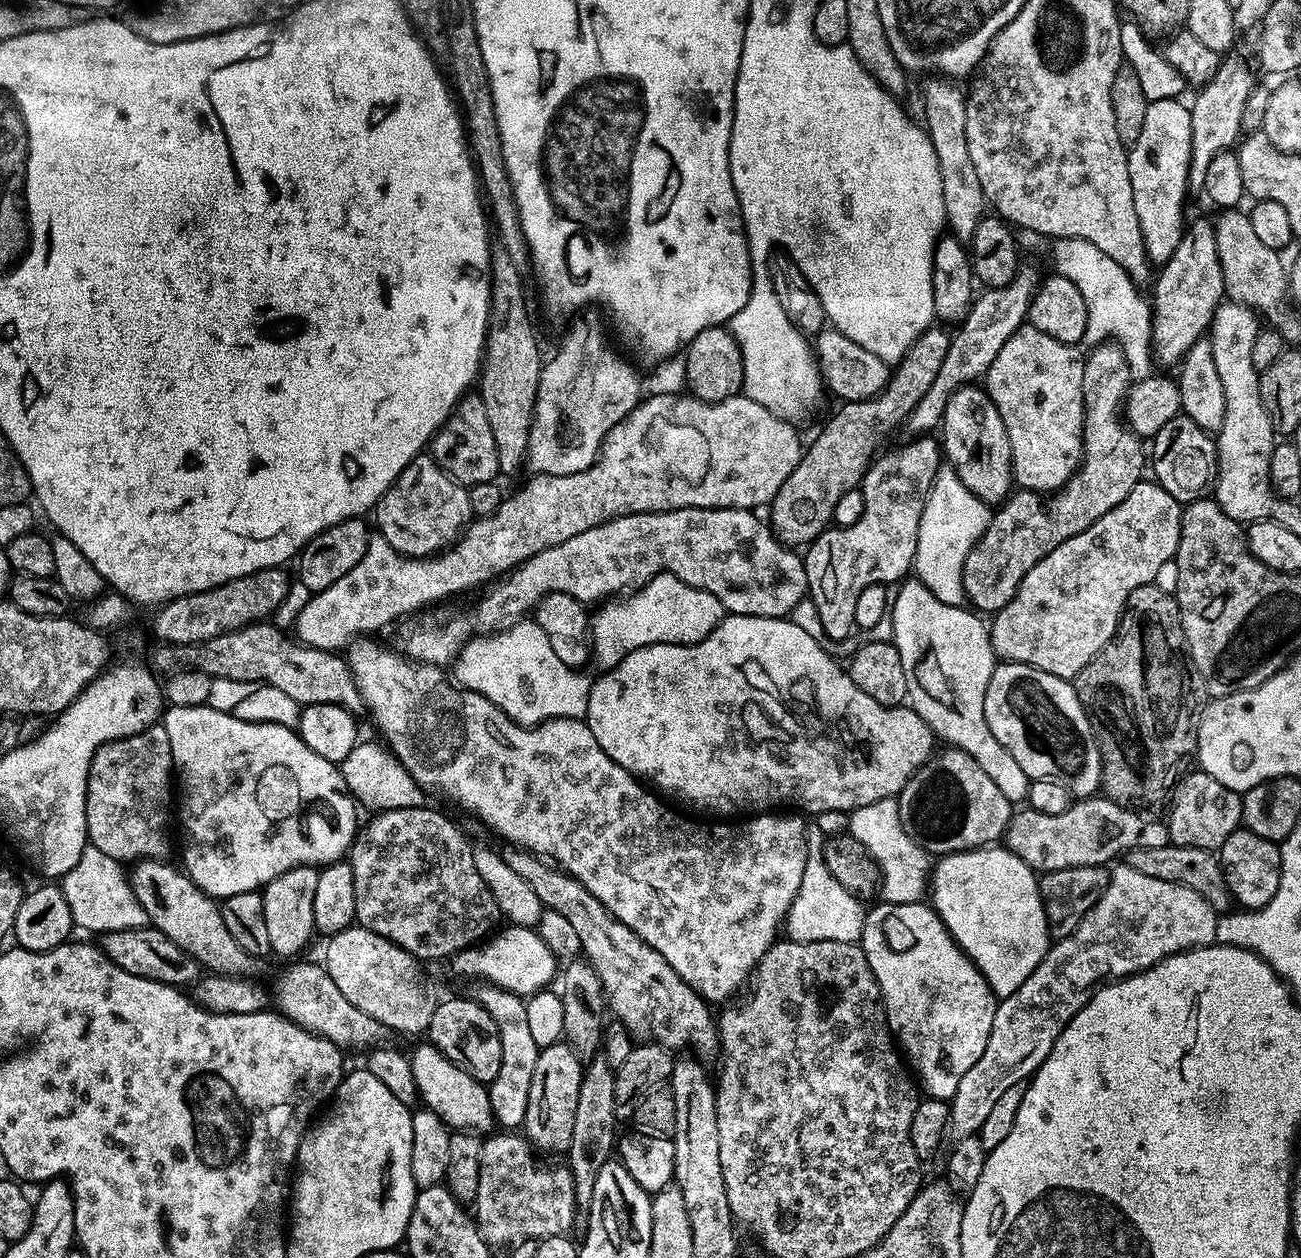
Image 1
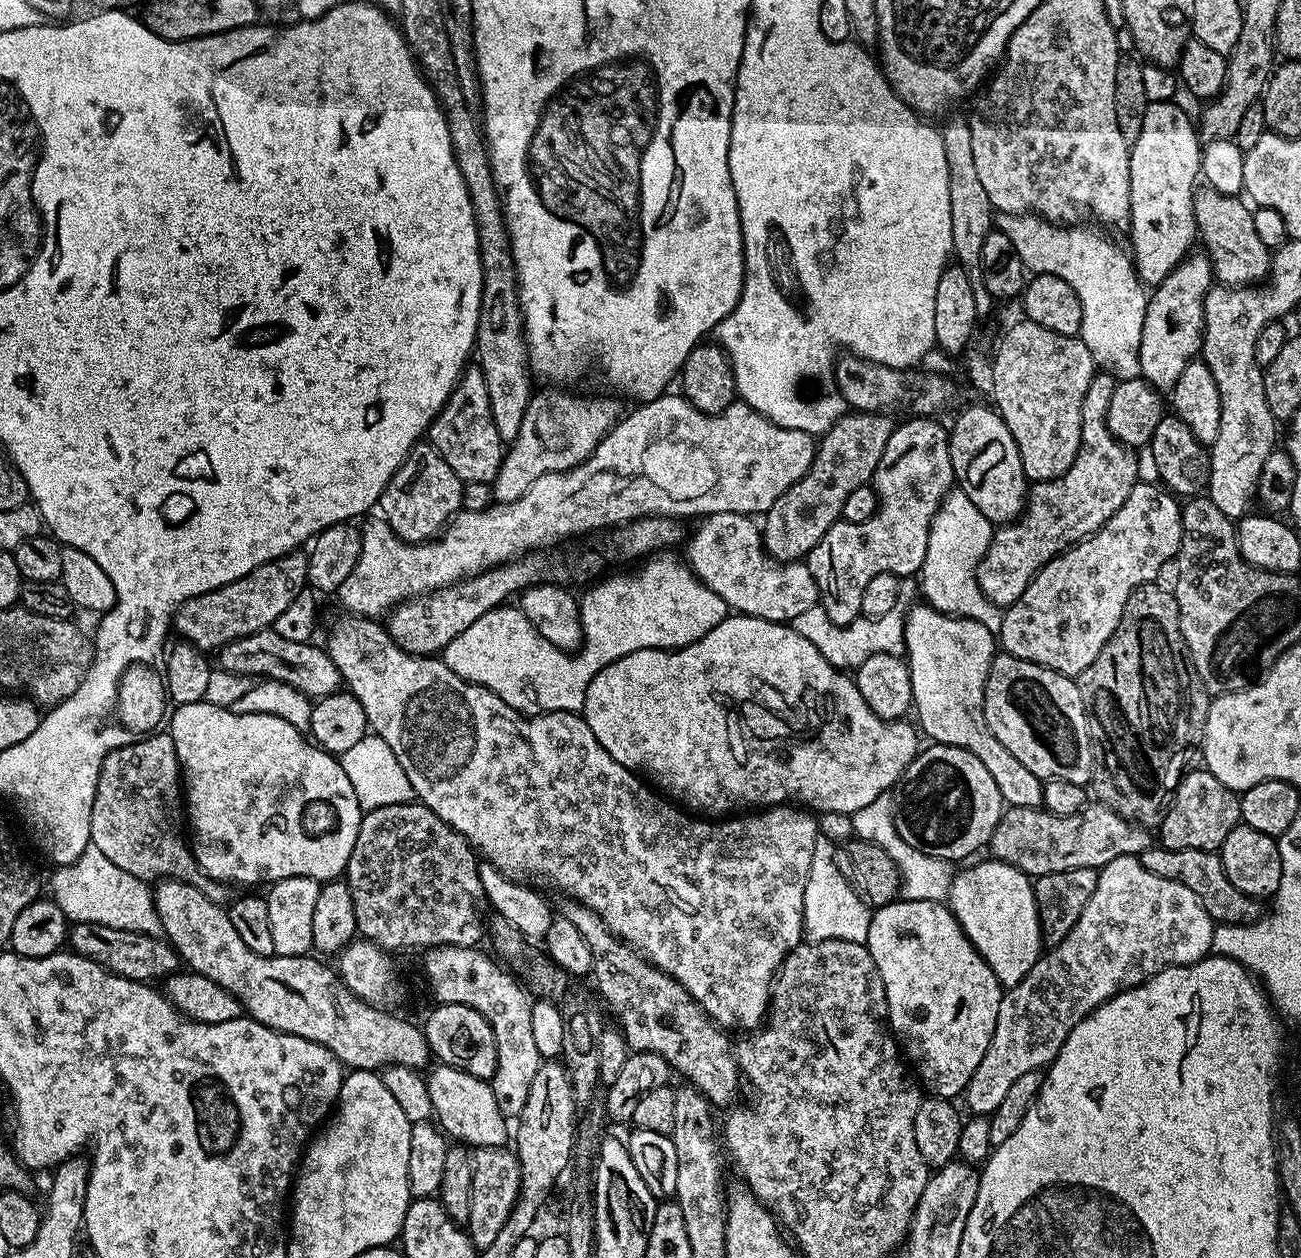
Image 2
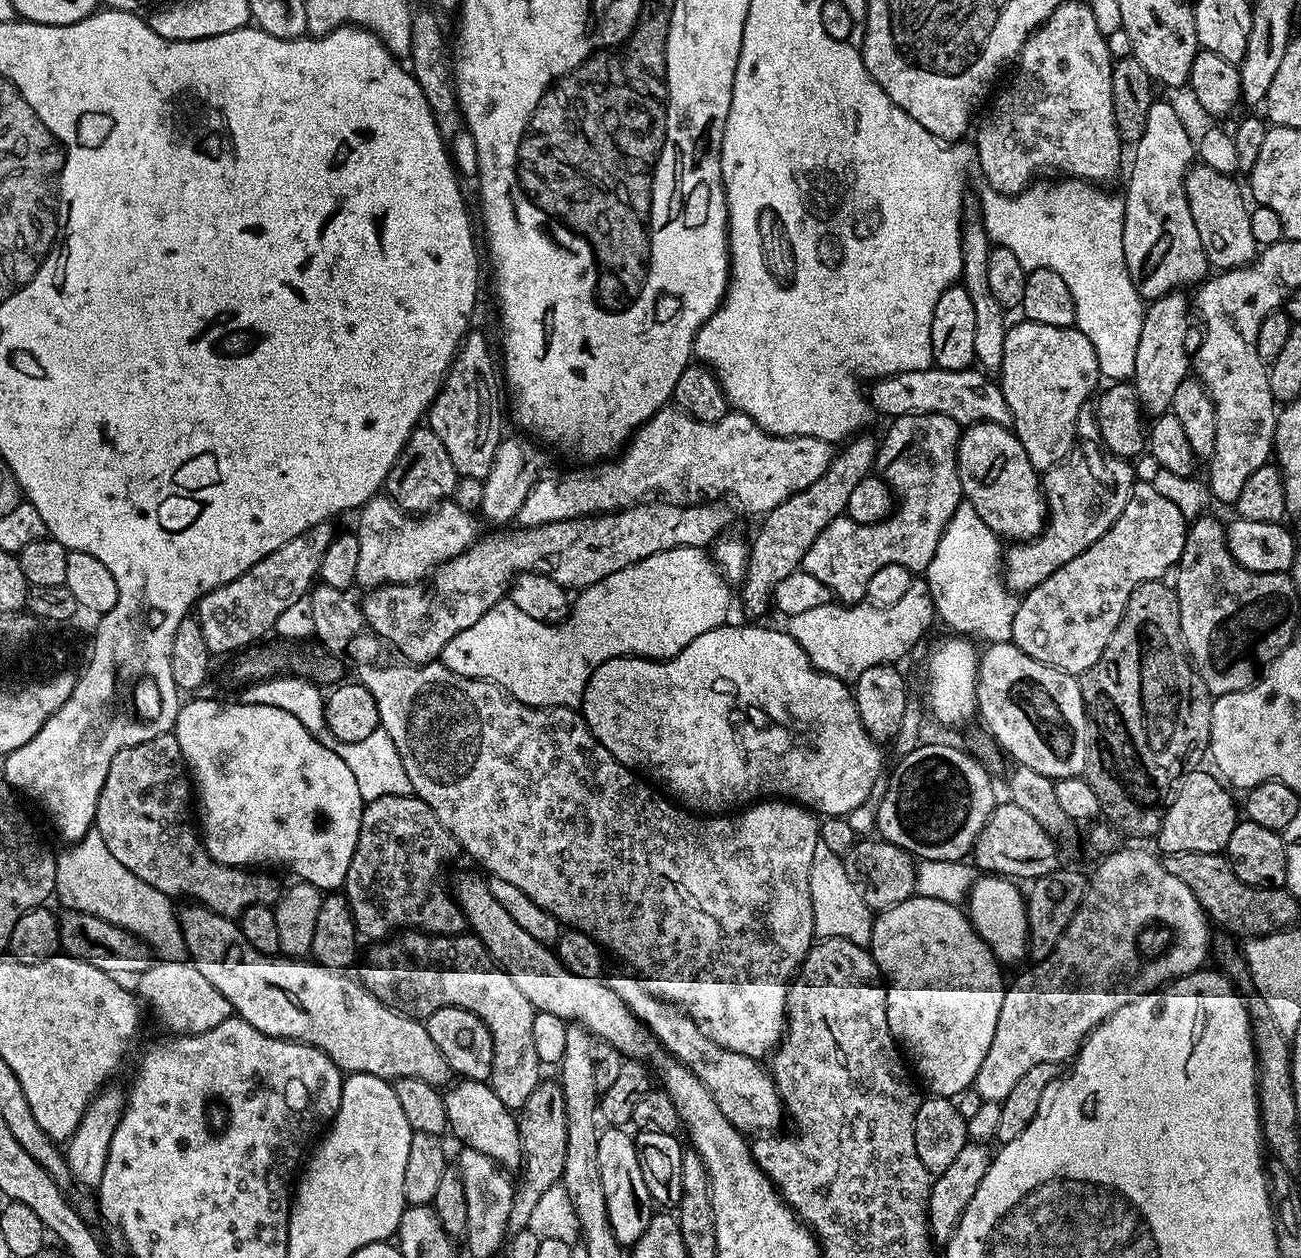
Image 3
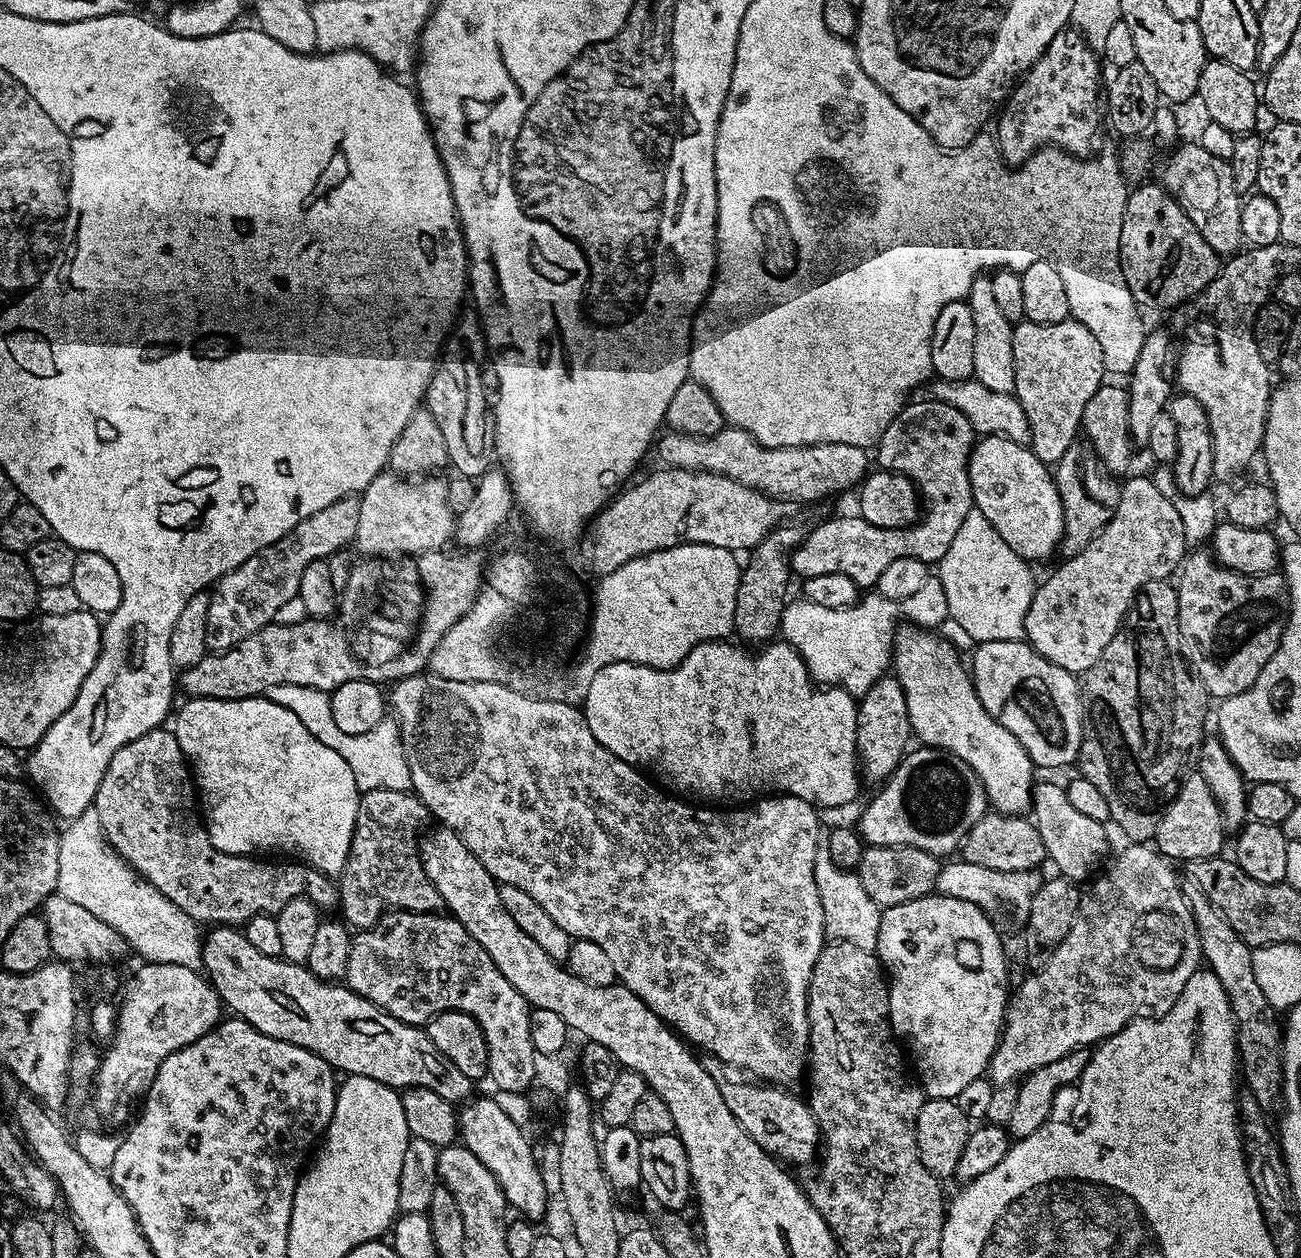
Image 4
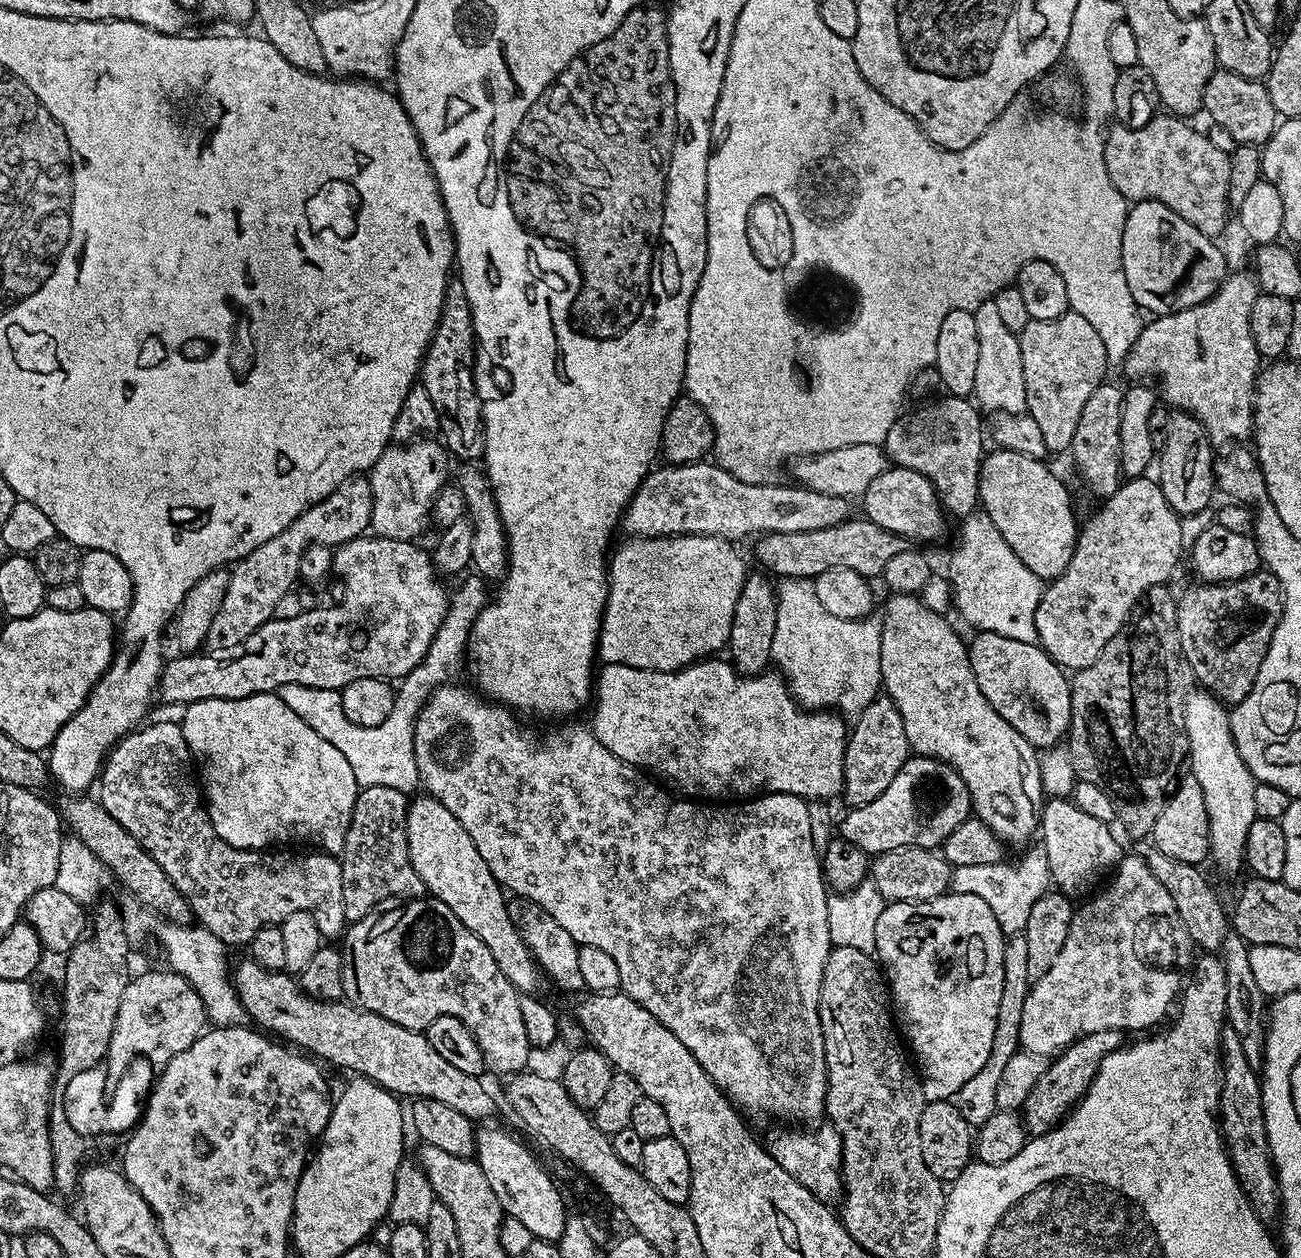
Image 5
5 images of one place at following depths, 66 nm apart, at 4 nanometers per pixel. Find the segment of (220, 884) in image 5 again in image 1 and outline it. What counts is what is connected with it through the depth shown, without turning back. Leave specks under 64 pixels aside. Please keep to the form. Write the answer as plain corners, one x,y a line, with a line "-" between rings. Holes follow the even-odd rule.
157,722
138,734
112,740
97,750
86,786
86,826
91,847
121,862
167,857
168,847
172,844
172,836
168,833
171,816
174,816
174,769
170,737
166,735
163,723

